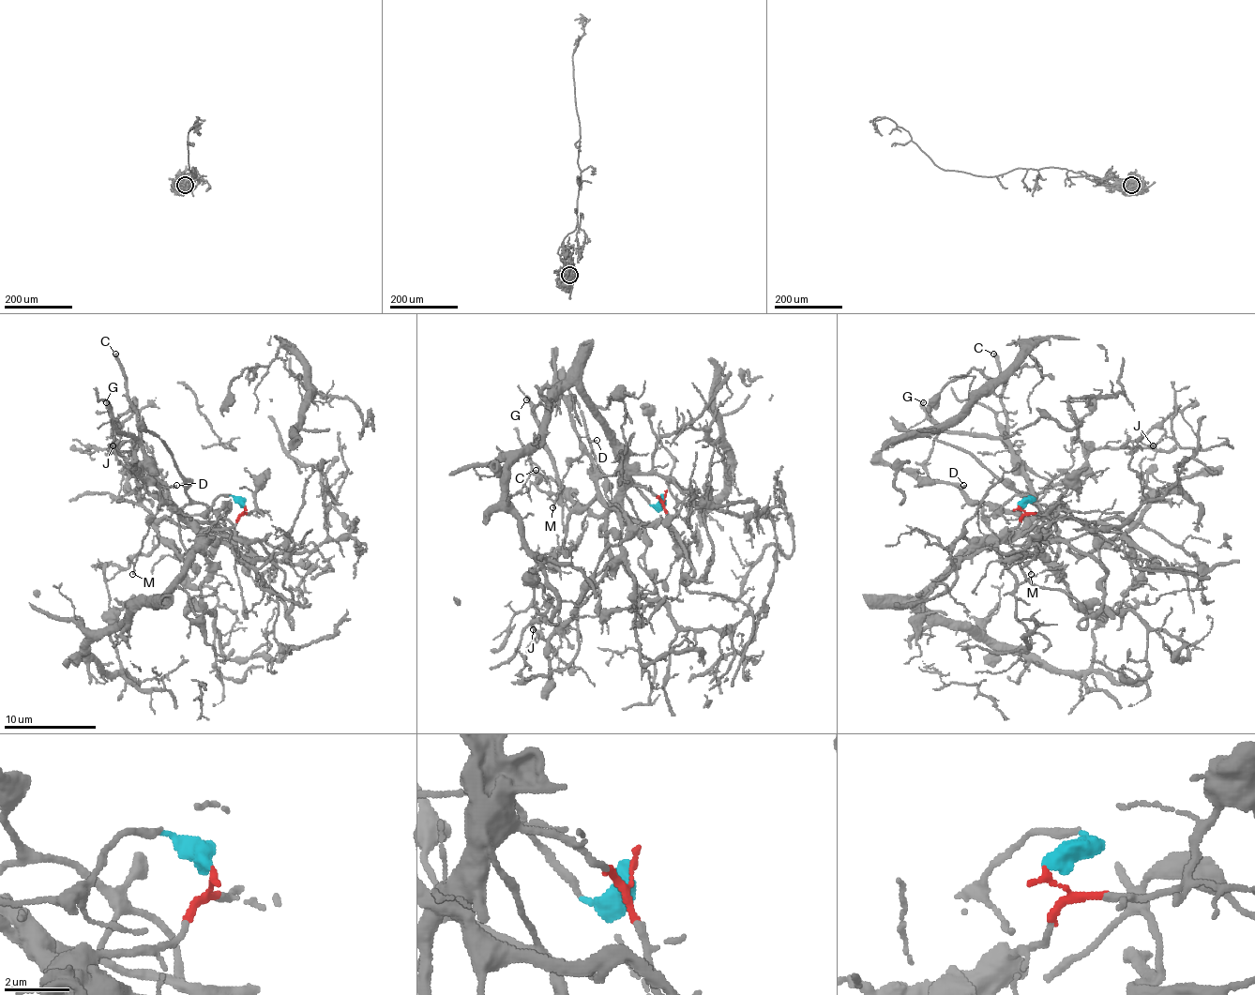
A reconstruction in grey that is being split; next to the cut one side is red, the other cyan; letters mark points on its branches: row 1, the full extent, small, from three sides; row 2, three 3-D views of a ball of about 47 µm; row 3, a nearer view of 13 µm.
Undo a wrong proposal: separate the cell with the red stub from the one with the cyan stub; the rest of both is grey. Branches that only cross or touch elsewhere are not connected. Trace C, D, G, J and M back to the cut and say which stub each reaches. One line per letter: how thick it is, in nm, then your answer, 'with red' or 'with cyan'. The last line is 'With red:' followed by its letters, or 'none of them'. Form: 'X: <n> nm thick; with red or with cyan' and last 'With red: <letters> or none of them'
C: 280 nm thick; with red
D: 150 nm thick; with cyan
G: 320 nm thick; with red
J: 90 nm thick; with cyan
M: 120 nm thick; with cyan
With red: C, G

